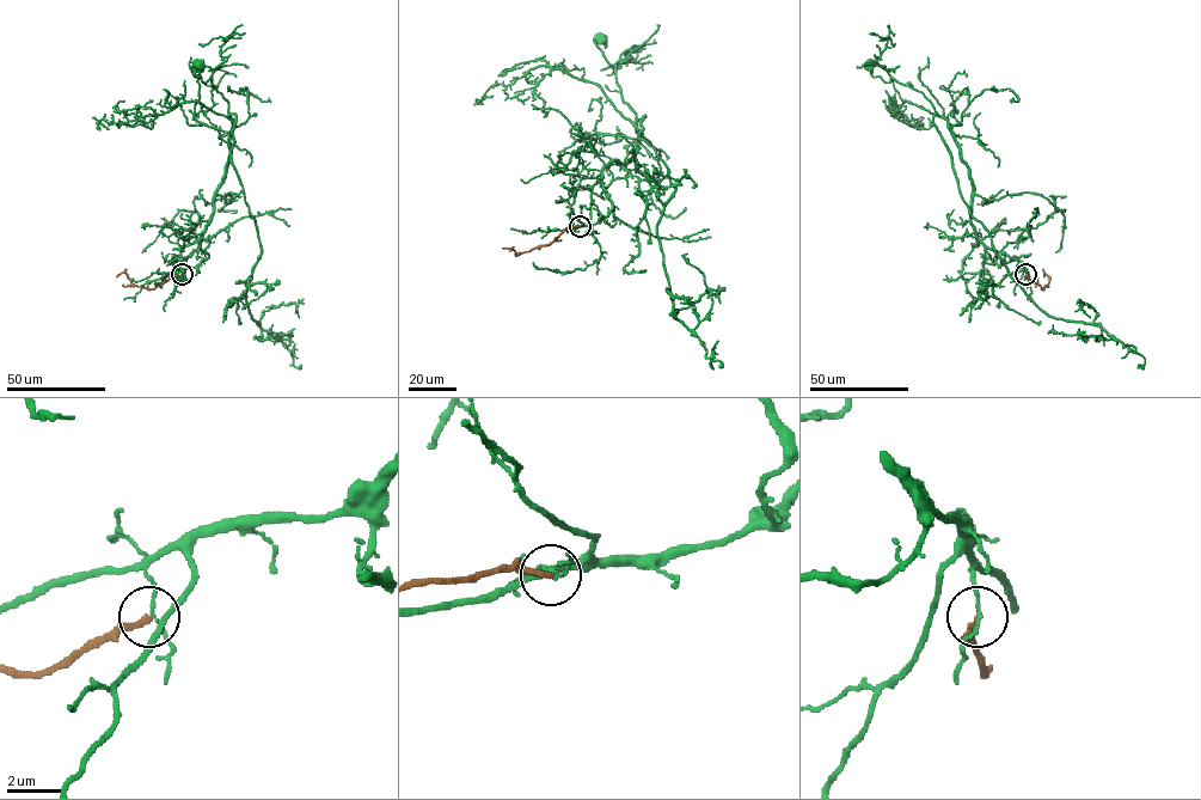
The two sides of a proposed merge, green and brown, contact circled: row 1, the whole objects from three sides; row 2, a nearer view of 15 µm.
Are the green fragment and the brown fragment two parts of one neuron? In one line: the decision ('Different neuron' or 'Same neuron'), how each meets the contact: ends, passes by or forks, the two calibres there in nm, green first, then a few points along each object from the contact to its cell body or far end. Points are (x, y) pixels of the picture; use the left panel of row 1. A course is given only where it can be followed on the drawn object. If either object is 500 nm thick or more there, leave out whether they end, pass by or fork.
Different neuron. At the ring green passes by. At the ring brown ends. Thickness 100 nm (green) against 220 nm. Course of green: (182, 274), (208, 257), (201, 239), (228, 160), (232, 127), (228, 102), (212, 79), (195, 77), (200, 65). Course of brown: (182, 275), (153, 288), (134, 286), (124, 273), (116, 276)

